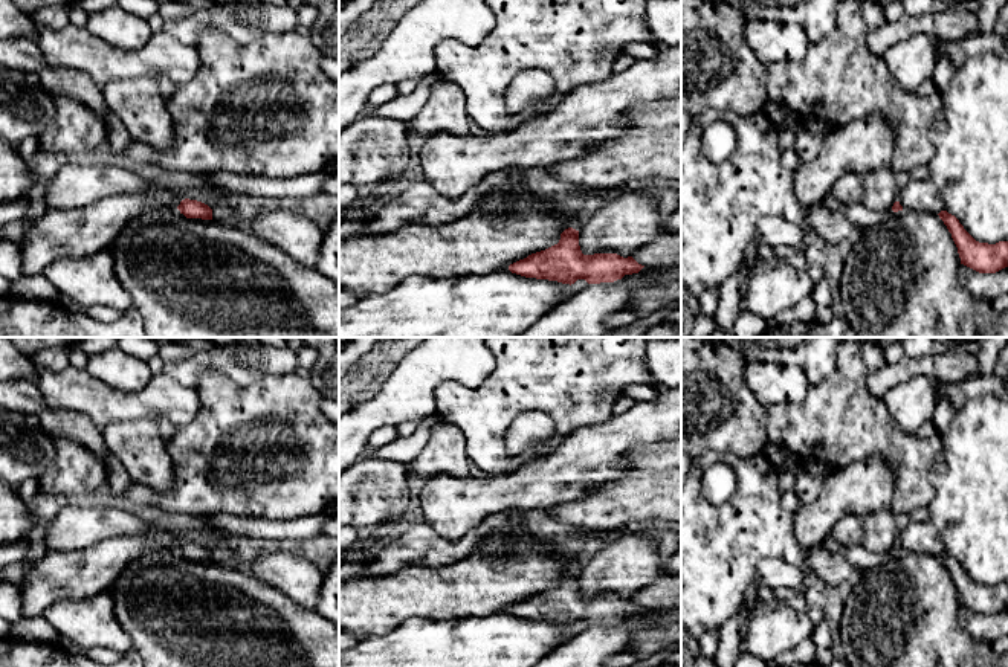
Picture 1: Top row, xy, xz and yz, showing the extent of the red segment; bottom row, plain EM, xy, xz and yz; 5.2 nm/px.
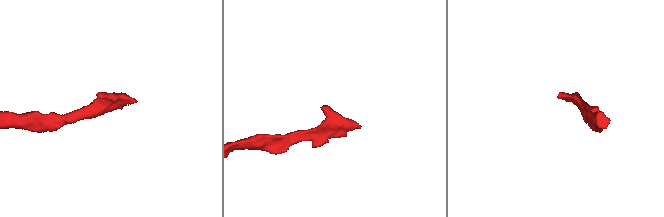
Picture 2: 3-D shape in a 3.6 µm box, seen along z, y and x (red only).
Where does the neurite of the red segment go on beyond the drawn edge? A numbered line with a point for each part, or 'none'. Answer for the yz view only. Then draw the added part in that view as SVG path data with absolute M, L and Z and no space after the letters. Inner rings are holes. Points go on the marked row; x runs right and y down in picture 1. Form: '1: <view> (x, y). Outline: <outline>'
1: yz (862, 217). Outline: M826 194L819 206L842 212L855 226L855 229L866 229L878 226L881 223L887 223L893 215L898 215L901 212L893 212L892 209L875 212L867 209L863 203L843 205L831 194Z

